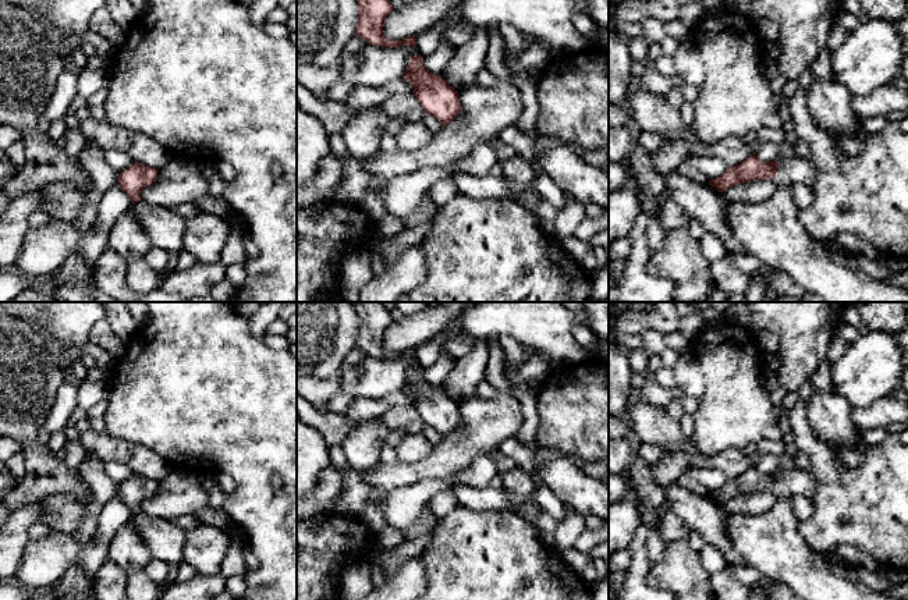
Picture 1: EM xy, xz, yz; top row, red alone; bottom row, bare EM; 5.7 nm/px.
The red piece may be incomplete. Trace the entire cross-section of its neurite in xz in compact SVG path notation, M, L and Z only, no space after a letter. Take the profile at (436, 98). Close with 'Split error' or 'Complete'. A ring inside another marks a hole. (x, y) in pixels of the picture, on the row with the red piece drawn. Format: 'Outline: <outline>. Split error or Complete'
Outline: M421 54L409 58L402 78L412 84L414 96L423 111L437 118L443 125L447 125L460 114L460 93L443 78L429 72Z. Complete

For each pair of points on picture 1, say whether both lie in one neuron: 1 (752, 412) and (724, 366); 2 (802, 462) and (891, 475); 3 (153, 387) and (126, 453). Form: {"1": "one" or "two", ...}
{"1": "one", "2": "two", "3": "two"}

